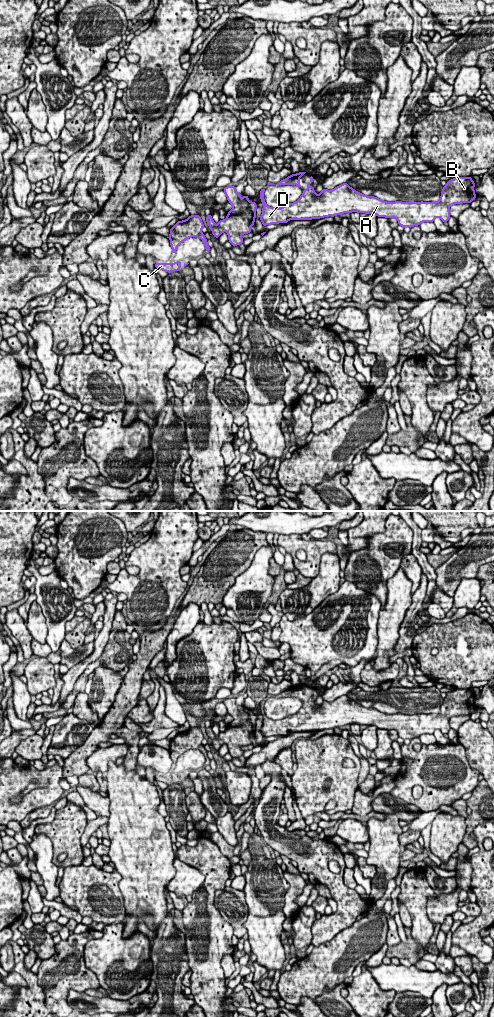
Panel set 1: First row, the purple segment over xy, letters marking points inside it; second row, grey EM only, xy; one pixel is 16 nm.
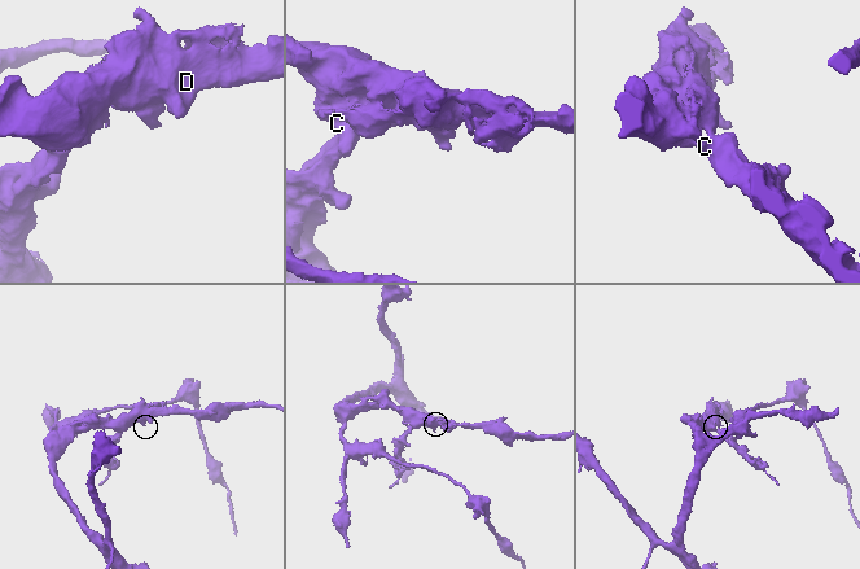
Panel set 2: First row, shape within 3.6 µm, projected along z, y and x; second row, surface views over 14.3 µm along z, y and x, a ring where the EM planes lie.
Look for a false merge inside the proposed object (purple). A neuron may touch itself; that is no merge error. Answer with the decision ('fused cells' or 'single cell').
single cell

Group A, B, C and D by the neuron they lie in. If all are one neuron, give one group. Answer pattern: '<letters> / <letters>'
A B C D

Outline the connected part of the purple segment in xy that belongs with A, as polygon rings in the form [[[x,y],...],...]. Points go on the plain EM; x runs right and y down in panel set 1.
[[[313,687],[310,693],[306,694],[307,701],[301,709],[294,715],[289,715],[281,720],[269,719],[264,712],[265,700],[260,703],[260,711],[263,716],[260,732],[263,738],[278,735],[287,735],[289,732],[311,732],[328,728],[341,727],[343,725],[366,725],[375,726],[378,729],[395,730],[402,739],[419,738],[422,734],[434,734],[435,730],[440,730],[443,734],[450,731],[450,718],[453,716],[469,715],[476,710],[474,703],[475,695],[471,689],[455,689],[447,693],[441,704],[441,709],[437,714],[386,714],[374,708],[366,708],[351,700],[347,695],[343,695],[333,702],[322,701],[320,706],[315,705],[315,701],[309,696],[313,694]]]

